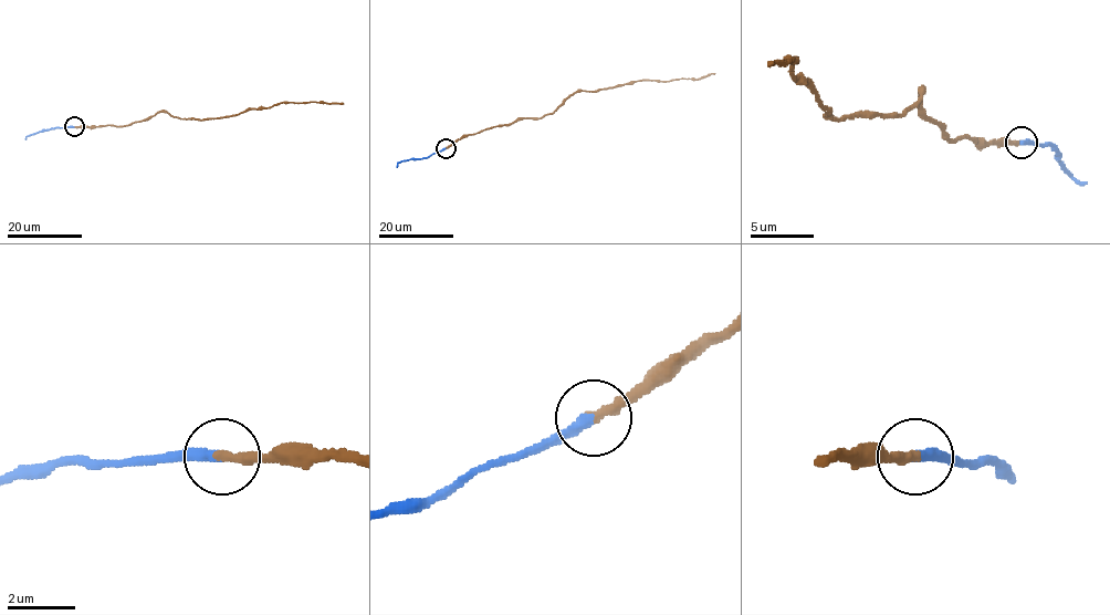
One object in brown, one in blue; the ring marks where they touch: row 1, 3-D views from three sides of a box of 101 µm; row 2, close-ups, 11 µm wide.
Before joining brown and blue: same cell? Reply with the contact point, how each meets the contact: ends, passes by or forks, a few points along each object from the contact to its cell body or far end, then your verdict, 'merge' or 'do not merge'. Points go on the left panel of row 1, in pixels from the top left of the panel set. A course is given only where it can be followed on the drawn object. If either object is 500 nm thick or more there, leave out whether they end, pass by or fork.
place (74, 126); brown ends; blue ends; course brown (74, 126), (129, 125), (159, 112), (199, 120), (227, 117), (283, 102), (344, 104); course blue (74, 126), (41, 131), (25, 138); merge

